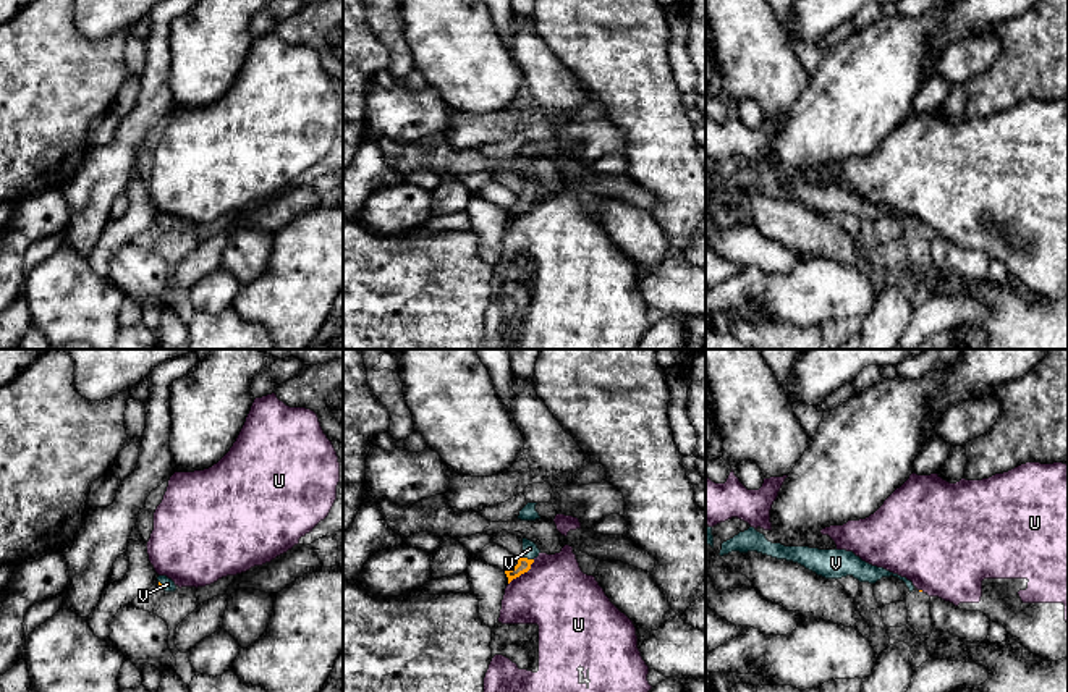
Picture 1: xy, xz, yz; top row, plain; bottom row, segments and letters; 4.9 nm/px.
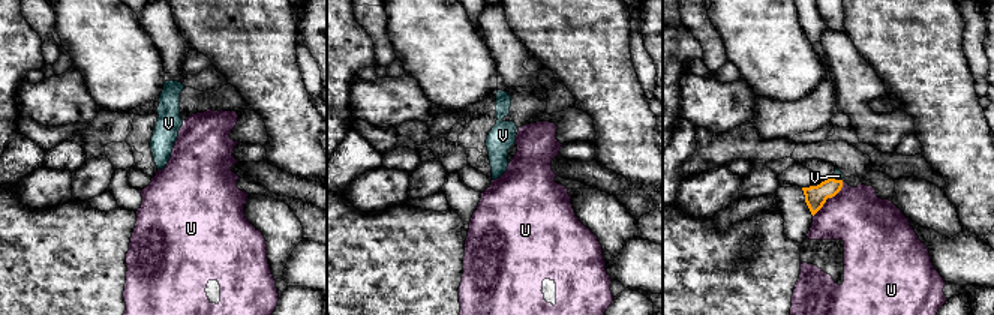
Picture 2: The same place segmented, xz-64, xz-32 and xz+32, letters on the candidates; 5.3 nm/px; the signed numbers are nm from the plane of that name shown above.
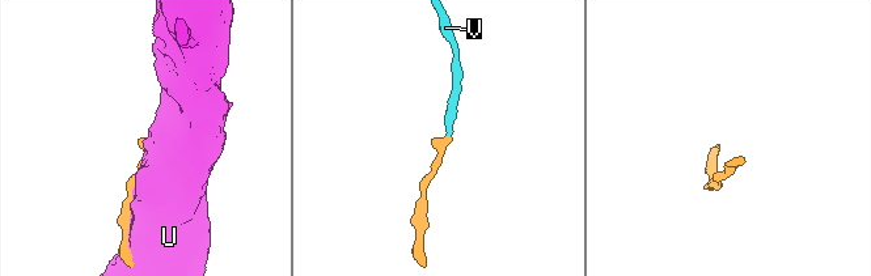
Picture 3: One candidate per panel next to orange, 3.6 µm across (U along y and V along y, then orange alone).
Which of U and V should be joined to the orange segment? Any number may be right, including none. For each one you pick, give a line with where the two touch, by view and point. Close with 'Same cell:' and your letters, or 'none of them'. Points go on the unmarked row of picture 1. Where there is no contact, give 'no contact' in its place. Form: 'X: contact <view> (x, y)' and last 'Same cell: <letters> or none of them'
V: contact xz (526, 196)
Same cell: V

